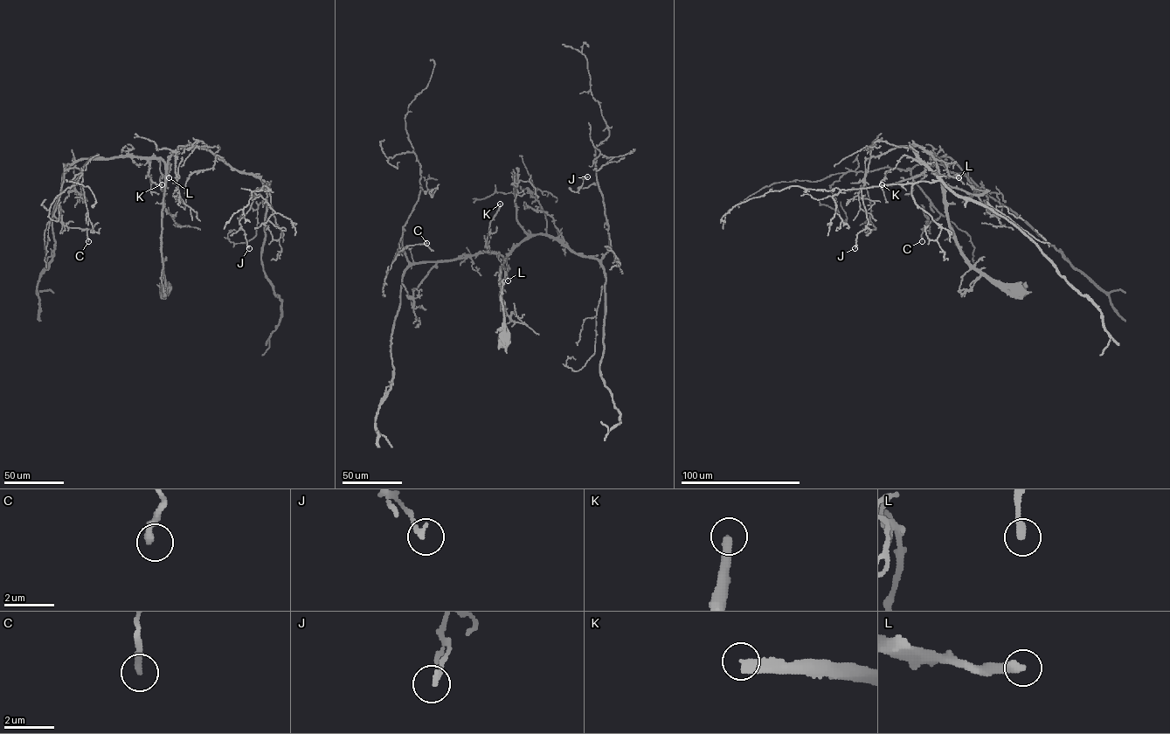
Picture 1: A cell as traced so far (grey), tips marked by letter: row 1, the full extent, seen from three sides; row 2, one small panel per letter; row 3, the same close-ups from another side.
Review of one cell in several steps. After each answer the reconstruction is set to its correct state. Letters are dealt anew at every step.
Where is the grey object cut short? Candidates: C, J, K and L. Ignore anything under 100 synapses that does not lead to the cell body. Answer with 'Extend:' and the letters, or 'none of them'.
Extend: K

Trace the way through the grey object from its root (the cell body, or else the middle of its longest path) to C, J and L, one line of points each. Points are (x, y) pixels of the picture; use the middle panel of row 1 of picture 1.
C: (503, 339), (502, 257), (480, 252), (411, 263), (403, 232), (392, 262), (405, 246), (426, 243)
J: (503, 339), (501, 270), (516, 246), (541, 234), (599, 260), (608, 250), (599, 186), (578, 190), (587, 176)
L: (503, 339), (500, 273), (506, 257), (508, 280)

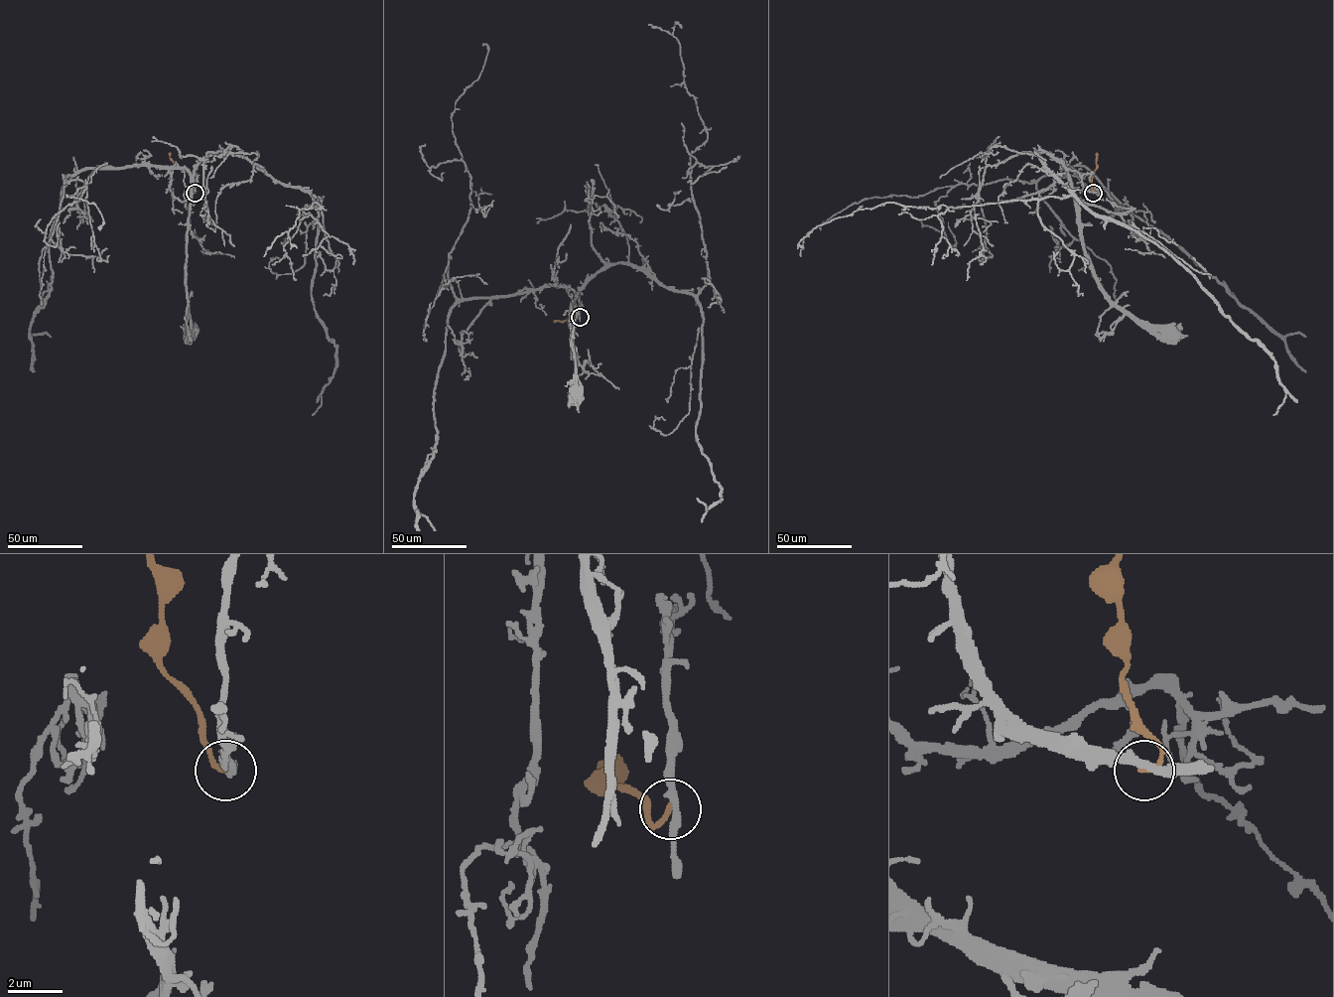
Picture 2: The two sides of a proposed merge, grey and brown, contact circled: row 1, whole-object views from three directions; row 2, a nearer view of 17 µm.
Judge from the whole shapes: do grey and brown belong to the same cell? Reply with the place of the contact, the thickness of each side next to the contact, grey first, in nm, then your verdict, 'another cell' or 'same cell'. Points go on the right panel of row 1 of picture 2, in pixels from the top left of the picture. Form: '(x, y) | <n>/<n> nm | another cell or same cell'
(1093, 193) | 280/190 nm | another cell

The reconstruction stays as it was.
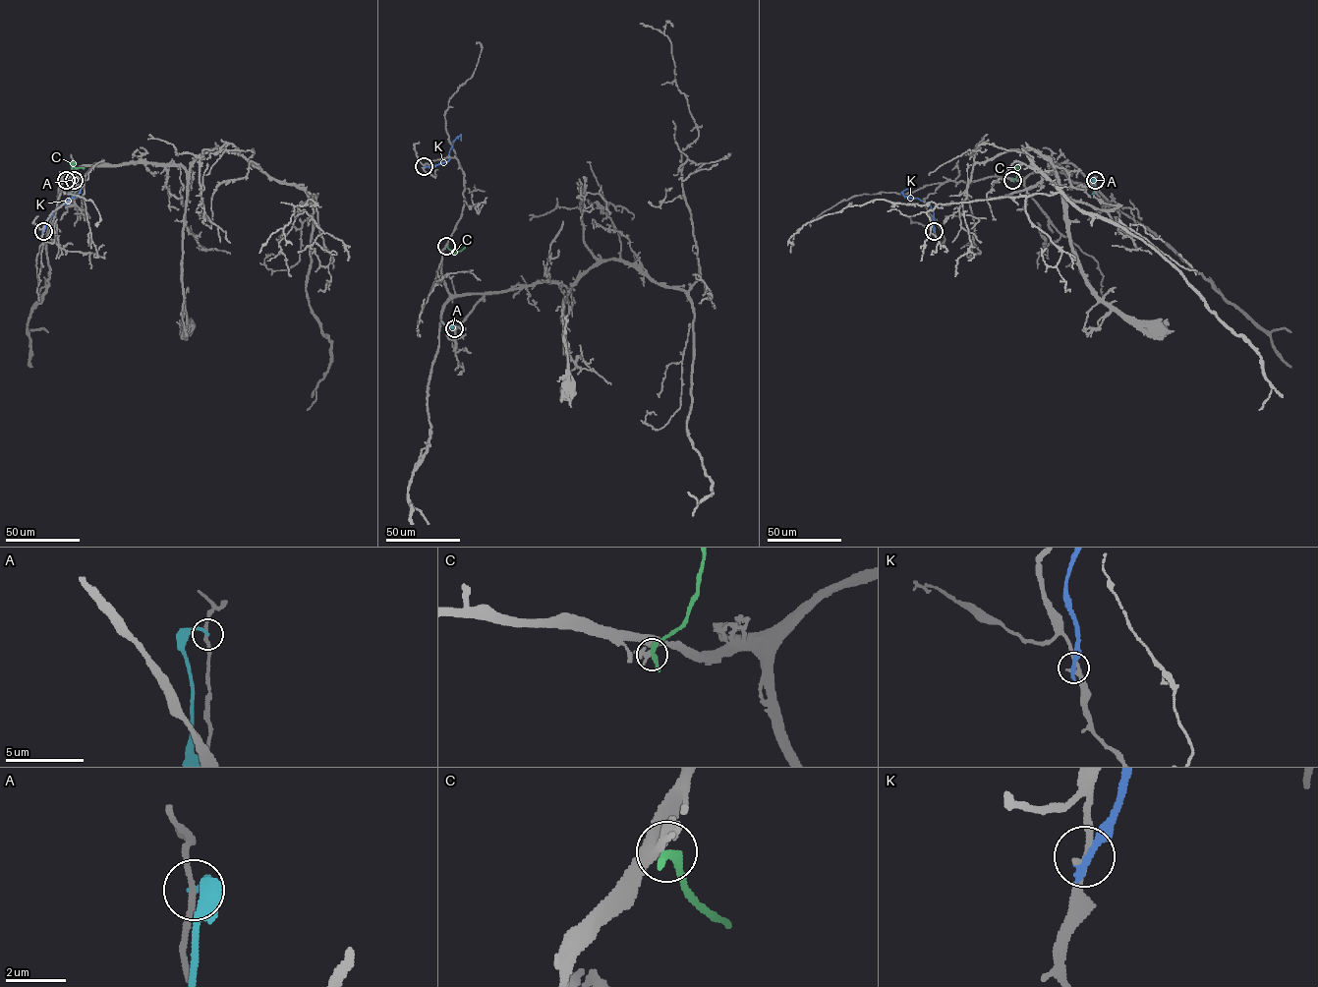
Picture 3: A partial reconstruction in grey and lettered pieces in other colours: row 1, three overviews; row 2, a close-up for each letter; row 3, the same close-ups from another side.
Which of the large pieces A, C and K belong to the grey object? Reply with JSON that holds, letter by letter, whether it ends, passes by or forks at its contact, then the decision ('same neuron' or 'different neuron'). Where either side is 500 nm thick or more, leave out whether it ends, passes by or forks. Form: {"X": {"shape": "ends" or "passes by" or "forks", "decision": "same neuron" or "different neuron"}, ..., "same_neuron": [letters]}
{"A": {"shape": "ends", "decision": "different neuron"}, "C": {"shape": "ends", "decision": "different neuron"}, "K": {"shape": "ends", "decision": "different neuron"}, "same_neuron": []}

